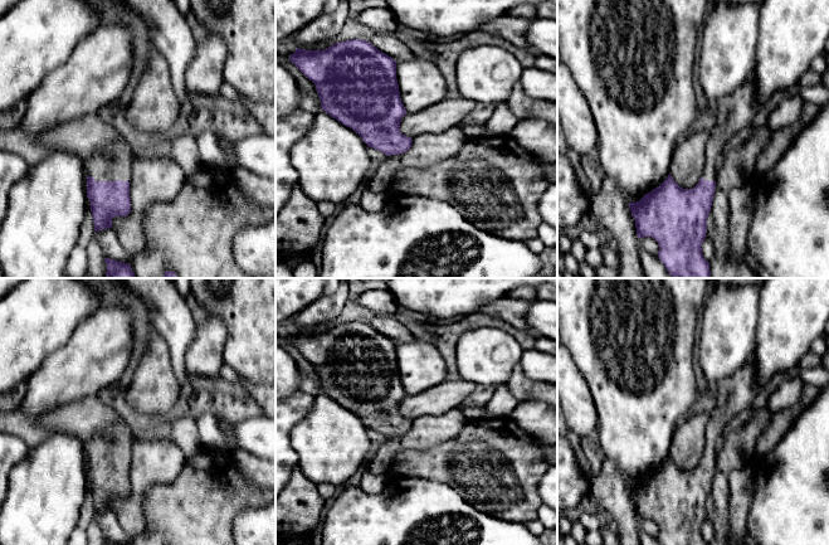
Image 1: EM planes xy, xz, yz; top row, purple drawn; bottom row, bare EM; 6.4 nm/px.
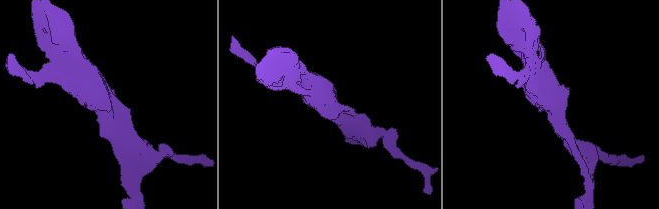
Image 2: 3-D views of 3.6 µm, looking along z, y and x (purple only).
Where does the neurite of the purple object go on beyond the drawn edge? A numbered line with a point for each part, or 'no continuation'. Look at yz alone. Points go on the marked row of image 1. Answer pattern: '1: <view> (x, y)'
1: yz (735, 111)

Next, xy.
1: xy (113, 162)

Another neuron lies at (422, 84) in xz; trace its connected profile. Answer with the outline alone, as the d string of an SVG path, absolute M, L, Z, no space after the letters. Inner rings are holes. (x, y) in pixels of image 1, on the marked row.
M419 57L398 60L396 79L401 102L409 113L420 112L448 97L443 73L430 60Z

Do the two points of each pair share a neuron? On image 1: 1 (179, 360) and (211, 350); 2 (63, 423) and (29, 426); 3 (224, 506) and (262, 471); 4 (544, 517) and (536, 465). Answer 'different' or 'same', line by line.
1: different
2: same
3: different
4: different

